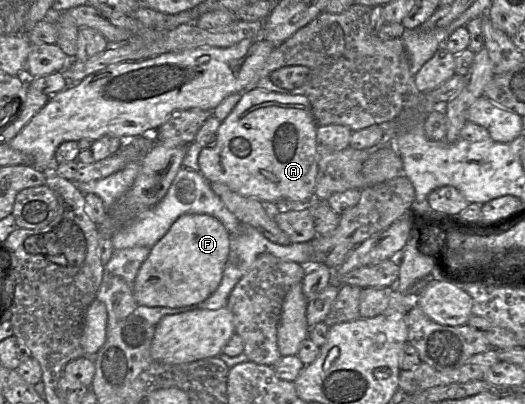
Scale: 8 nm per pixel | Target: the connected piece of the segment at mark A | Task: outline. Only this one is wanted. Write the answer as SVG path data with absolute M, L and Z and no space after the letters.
M259 87L242 92L240 100L218 128L214 147L203 147L198 162L209 182L227 185L234 192L263 203L285 202L279 208L304 210L315 200L319 157L316 151L317 124L310 101L304 95L277 93Z

